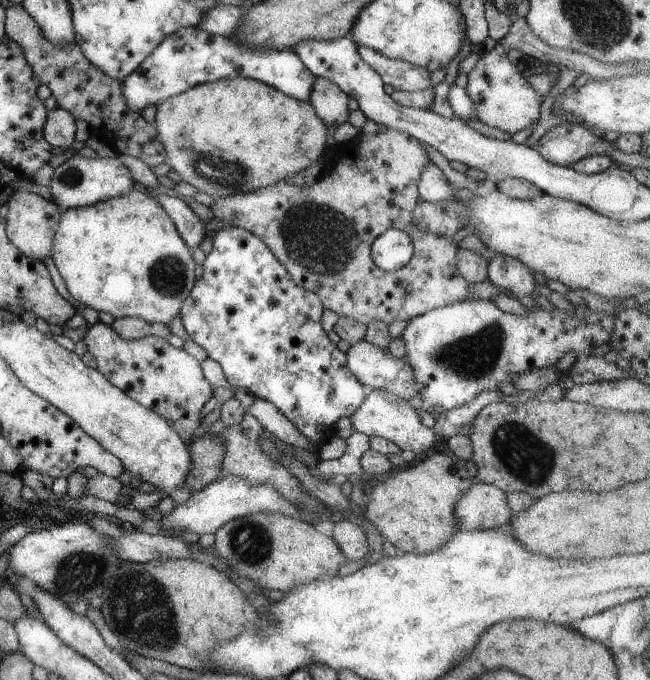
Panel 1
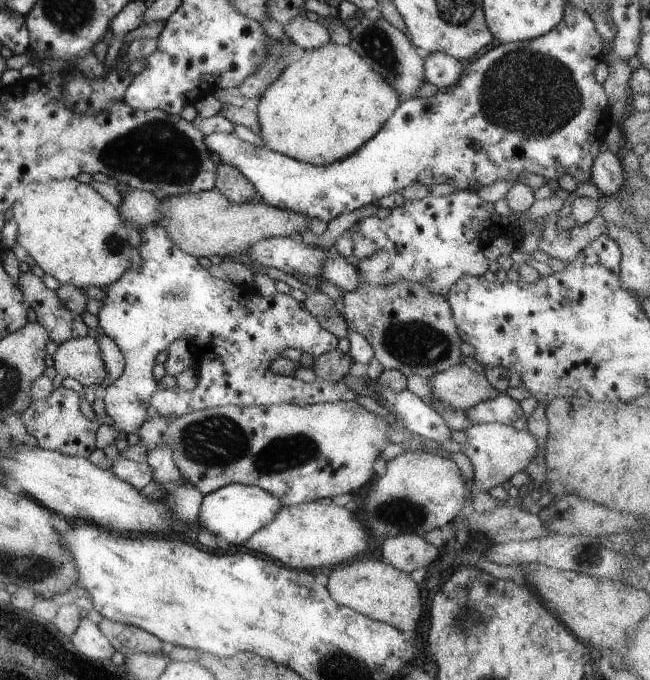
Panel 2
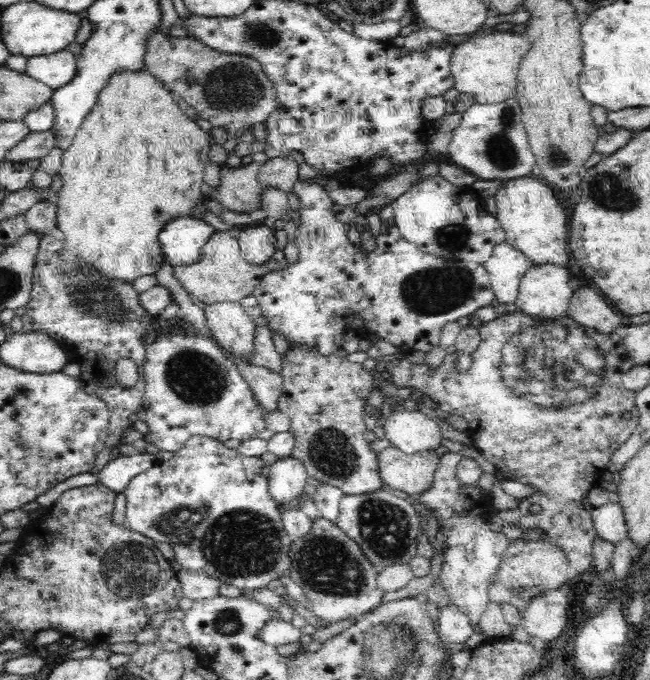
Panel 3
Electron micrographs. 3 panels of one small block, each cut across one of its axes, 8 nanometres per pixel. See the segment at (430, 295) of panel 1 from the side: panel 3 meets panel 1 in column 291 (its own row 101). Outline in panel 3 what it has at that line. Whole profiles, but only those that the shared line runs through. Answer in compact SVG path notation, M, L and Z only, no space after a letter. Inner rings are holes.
M160 26L147 38L142 71L160 79L164 86L182 98L196 110L199 119L207 120L212 126L222 126L227 129L229 145L236 142L242 134L248 134L250 126L266 122L270 112L278 110L279 102L276 91L262 70L260 63L253 58L241 54L228 54L206 46L202 41L190 38L176 38L164 33Z

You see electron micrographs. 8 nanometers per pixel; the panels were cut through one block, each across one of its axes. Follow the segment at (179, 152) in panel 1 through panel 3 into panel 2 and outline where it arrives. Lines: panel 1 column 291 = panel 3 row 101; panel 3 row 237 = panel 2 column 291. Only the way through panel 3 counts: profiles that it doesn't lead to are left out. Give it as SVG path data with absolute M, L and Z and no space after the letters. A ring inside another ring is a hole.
M330 41L320 48L303 51L298 60L287 65L286 70L264 92L256 114L262 126L260 140L264 147L318 167L352 156L380 132L399 106L396 88L392 88L382 74L374 72L350 45Z

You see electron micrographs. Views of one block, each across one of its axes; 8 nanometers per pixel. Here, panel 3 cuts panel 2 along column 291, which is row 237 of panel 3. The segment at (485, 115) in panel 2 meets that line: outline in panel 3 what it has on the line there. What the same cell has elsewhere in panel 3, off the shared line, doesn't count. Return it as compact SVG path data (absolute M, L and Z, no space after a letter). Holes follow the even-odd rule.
M192 215L172 219L158 238L166 260L172 267L191 265L200 260L202 247L217 230Z

